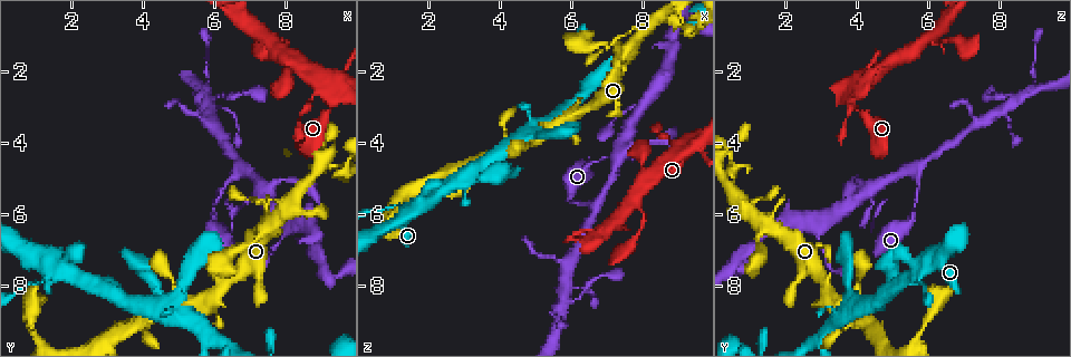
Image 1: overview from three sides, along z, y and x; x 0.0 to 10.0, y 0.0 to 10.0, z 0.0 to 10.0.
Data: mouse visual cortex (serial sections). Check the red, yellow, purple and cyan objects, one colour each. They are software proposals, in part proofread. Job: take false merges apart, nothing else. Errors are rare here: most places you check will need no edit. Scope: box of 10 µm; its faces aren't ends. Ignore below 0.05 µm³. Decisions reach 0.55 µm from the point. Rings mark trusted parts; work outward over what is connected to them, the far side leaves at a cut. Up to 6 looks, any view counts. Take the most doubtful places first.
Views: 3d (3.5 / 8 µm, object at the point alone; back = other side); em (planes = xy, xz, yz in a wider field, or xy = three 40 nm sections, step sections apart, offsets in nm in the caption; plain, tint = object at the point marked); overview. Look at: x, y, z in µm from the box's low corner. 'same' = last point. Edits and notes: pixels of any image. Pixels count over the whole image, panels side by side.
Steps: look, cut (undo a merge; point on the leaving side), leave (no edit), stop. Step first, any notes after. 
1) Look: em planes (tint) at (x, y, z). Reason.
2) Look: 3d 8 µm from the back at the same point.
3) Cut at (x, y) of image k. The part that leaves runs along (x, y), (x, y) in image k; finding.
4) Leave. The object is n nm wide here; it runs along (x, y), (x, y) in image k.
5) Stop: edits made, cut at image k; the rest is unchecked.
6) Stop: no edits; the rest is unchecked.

Look: 3d 8 µm at (1.80, 7.50, 5.70).

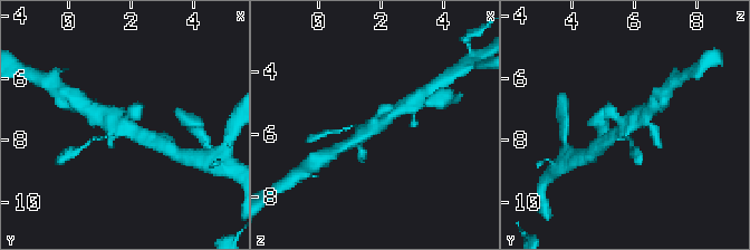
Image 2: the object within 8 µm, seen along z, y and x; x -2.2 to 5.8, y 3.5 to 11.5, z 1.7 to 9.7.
Look: 3d 3.5 µm at the same point.

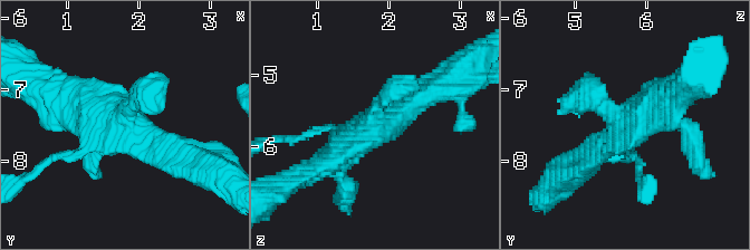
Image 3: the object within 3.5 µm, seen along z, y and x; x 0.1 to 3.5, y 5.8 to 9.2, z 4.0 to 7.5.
Look: em xy step 5 (tint) at (1.80, 7.50, 5.70). 4 arms meet here; the arms are 300, 300, 300, 350 nm wide.

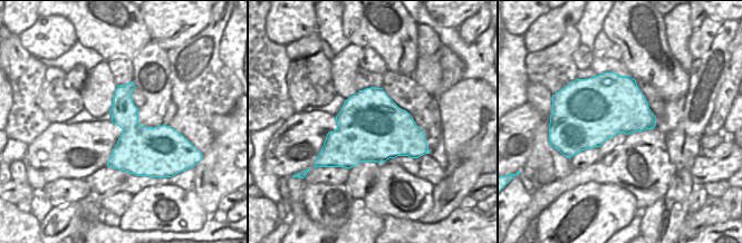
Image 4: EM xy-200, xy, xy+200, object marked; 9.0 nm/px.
Leave. It runs along (340, 176), (340, 153), (433, 90) in image 3; all the same cell.

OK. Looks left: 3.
Look: 3d 8 µm at (6.65, 4.90, 5.70). Three-way junction.

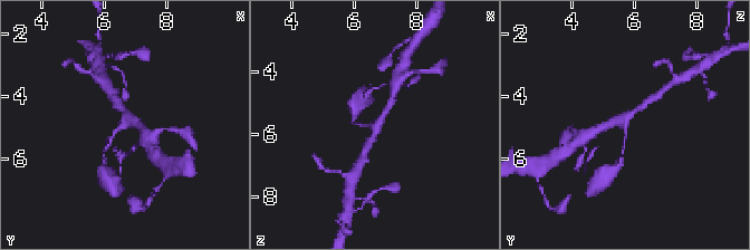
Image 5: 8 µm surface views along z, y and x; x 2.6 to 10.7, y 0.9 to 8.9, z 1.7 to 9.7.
Look: em xy step 5 (tint) at the same point. 3 arms meet here; the arms are 150, 200, 200 nm wide.

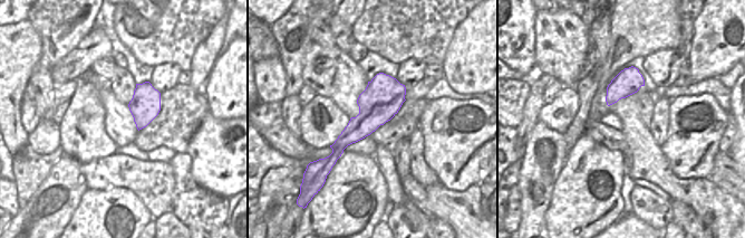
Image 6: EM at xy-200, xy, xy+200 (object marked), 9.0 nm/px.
Leave. It runs along (104, 151), (126, 122), (141, 128) in image 5; continuous, no second cell.

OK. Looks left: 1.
Stop: no edits; the rest is unchecked.

